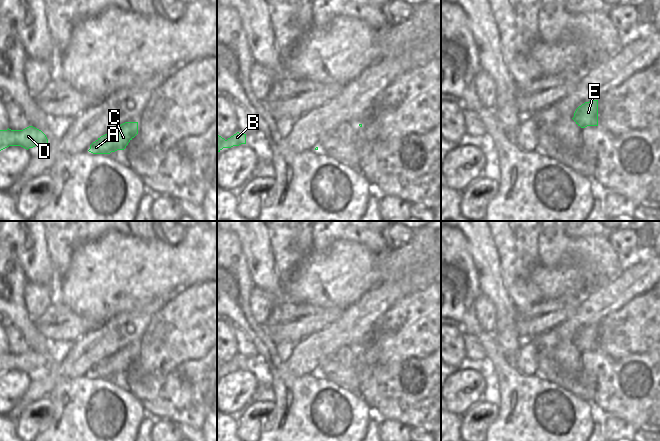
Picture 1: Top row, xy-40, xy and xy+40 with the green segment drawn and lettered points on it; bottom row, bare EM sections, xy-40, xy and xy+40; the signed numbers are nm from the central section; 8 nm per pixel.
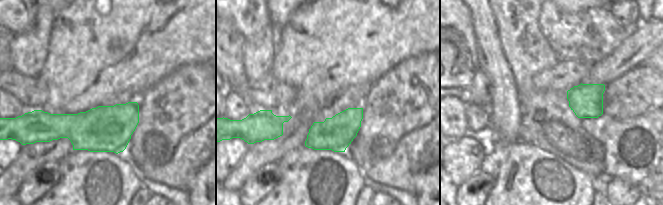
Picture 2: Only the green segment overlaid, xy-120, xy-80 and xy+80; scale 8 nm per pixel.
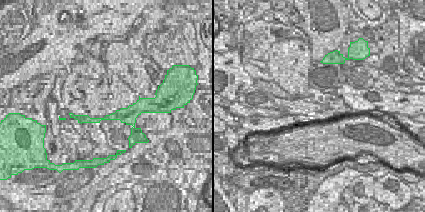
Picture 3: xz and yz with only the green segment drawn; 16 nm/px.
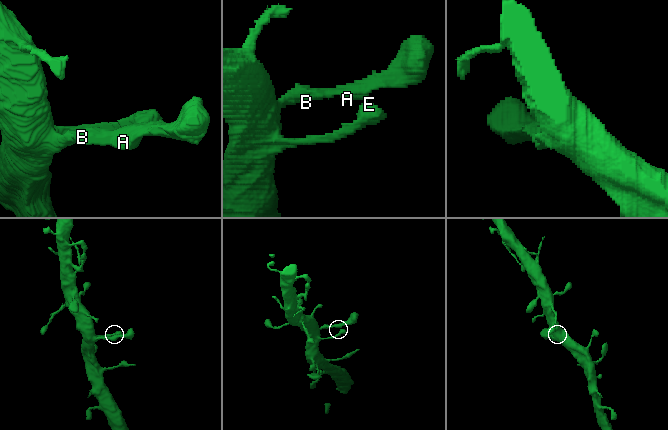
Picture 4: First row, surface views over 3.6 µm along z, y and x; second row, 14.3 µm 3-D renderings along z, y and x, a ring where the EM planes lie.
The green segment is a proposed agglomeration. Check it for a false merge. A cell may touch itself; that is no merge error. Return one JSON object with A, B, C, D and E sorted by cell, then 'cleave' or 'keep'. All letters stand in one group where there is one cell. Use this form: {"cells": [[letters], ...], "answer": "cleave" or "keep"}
{"cells": [["A", "B", "C", "D", "E"]], "answer": "keep"}

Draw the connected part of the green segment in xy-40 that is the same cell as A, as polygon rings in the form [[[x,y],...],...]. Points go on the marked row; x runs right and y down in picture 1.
[[[125,122],[98,138],[90,145],[88,151],[93,154],[110,154],[117,150],[124,150],[137,134],[138,122]]]

